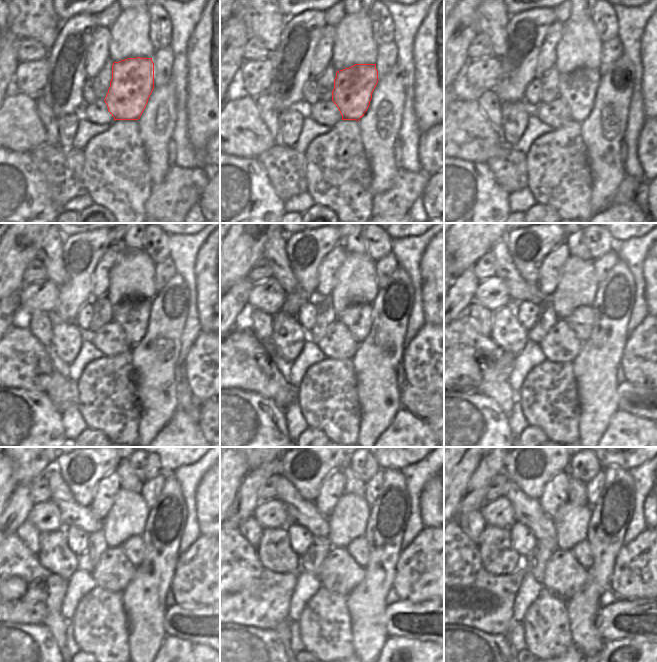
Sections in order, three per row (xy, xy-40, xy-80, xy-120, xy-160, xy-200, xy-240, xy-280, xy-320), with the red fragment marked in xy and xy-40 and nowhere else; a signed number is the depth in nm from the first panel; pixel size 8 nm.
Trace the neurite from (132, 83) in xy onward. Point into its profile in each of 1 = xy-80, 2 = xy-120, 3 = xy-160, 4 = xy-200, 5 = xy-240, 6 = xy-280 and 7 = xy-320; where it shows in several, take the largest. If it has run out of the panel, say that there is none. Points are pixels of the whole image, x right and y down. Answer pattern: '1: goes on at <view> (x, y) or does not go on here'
1: goes on at xy-80 (577, 88)
2: goes on at xy-120 (132, 314)
3: goes on at xy-160 (358, 318)
4: goes on at xy-200 (581, 320)
5: goes on at xy-240 (133, 548)
6: goes on at xy-280 (358, 548)
7: goes on at xy-320 (582, 552)

